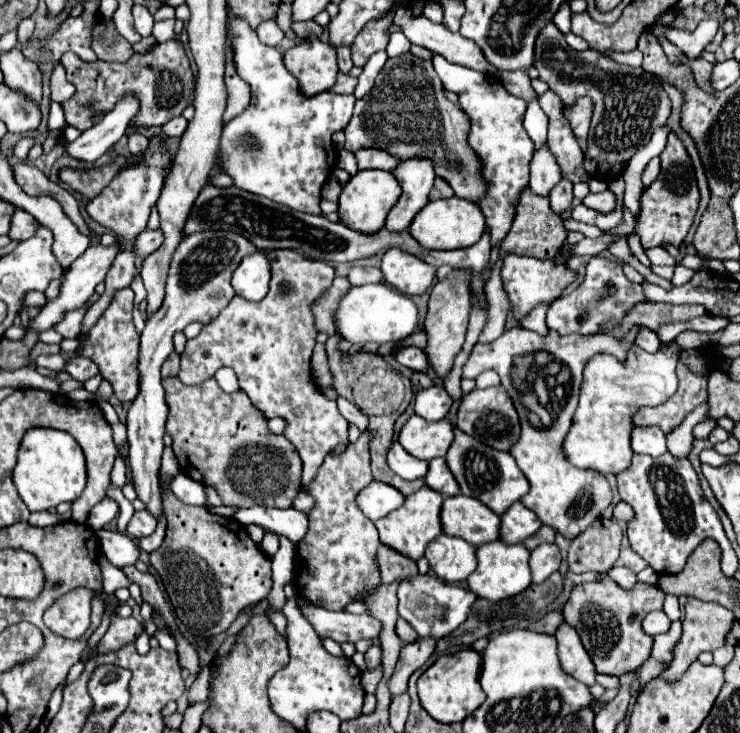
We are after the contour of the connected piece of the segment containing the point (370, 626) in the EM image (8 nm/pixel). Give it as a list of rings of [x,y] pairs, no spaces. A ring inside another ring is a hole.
[[[296,597],[302,615],[320,633],[320,637],[332,637],[338,643],[358,639],[372,639],[380,635],[380,621],[370,615],[350,615],[344,611],[328,611],[316,605],[308,605],[304,597]]]

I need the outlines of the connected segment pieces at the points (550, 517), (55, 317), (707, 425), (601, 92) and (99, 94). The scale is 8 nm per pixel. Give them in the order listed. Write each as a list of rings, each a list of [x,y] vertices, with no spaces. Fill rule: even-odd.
[[[512,327],[492,343],[476,343],[464,365],[464,379],[476,379],[484,369],[494,369],[500,375],[502,387],[512,397],[522,425],[520,441],[510,449],[510,455],[530,481],[530,491],[520,501],[532,509],[544,525],[554,527],[566,539],[574,539],[582,533],[612,503],[608,479],[598,471],[574,467],[562,449],[578,405],[582,369],[586,361],[598,353],[608,353],[618,361],[624,361],[636,337],[636,327],[632,327],[622,339],[606,333],[562,337],[556,331],[548,331],[548,335],[538,335],[522,327]],[[584,497],[588,497],[588,501],[586,507],[580,509]]]
[[[92,243],[92,245],[90,245],[90,247],[88,247],[88,249],[86,249],[86,251],[84,251],[84,253],[82,253],[82,255],[70,265],[68,273],[64,275],[64,283],[62,283],[62,289],[60,289],[58,299],[48,301],[48,305],[38,313],[38,317],[28,325],[26,331],[30,331],[30,329],[46,331],[46,329],[54,327],[66,311],[72,311],[72,309],[82,307],[82,305],[88,301],[88,297],[94,293],[96,285],[104,281],[104,277],[106,277],[110,265],[114,263],[114,259],[116,259],[116,255],[118,255],[118,251],[120,251],[120,245],[118,245],[118,243],[108,245],[108,247],[102,245],[102,243]]]
[[[708,419],[696,425],[693,429],[693,435],[695,439],[707,438],[710,432],[717,426],[717,422],[712,419]]]
[[[554,23],[546,25],[536,39],[534,67],[540,71],[540,79],[560,97],[564,109],[572,107],[578,97],[590,97],[594,101],[588,147],[582,163],[592,179],[610,183],[620,177],[632,155],[648,145],[654,129],[664,125],[670,115],[668,93],[656,75],[644,69],[618,65],[592,49],[574,51]]]
[[[180,39],[158,43],[152,51],[144,55],[136,53],[126,63],[84,63],[76,53],[64,53],[60,63],[68,73],[68,81],[72,81],[76,87],[74,97],[62,103],[66,123],[76,127],[78,131],[90,129],[94,125],[92,119],[98,113],[108,113],[126,93],[132,93],[140,101],[140,109],[130,121],[132,129],[152,125],[162,127],[170,119],[178,117],[194,99],[194,75]]]

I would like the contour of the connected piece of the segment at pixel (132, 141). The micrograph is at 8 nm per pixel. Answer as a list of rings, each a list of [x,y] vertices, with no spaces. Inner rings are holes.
[[[134,131],[130,137],[128,137],[128,145],[130,145],[130,151],[132,151],[132,155],[136,155],[136,157],[140,157],[142,153],[146,153],[146,149],[148,149],[148,139],[144,137],[144,135],[140,135],[138,131]]]

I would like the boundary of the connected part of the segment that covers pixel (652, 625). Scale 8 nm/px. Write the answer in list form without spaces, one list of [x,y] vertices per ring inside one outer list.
[[[652,611],[644,617],[642,629],[644,629],[644,633],[648,633],[652,637],[660,635],[660,633],[666,633],[670,629],[670,619],[664,611]]]

